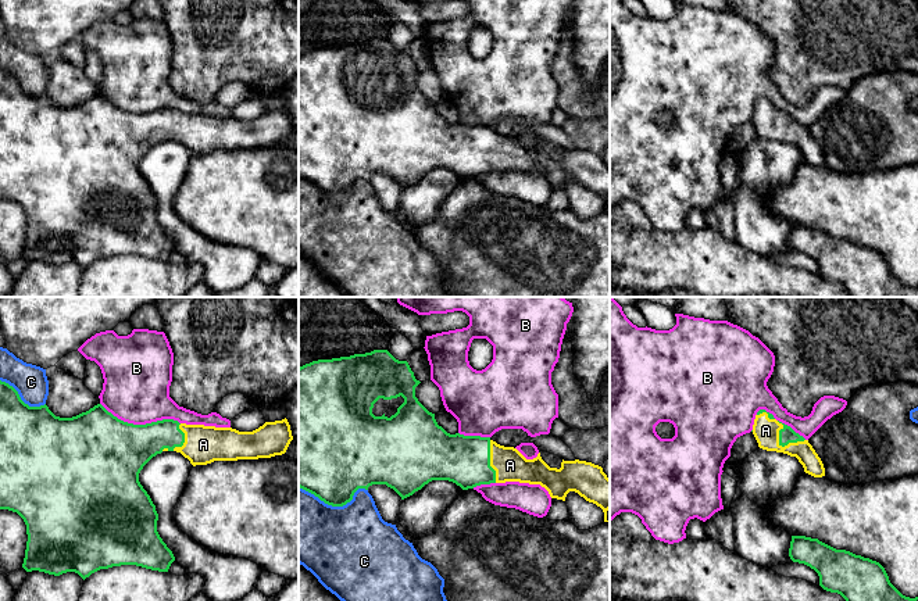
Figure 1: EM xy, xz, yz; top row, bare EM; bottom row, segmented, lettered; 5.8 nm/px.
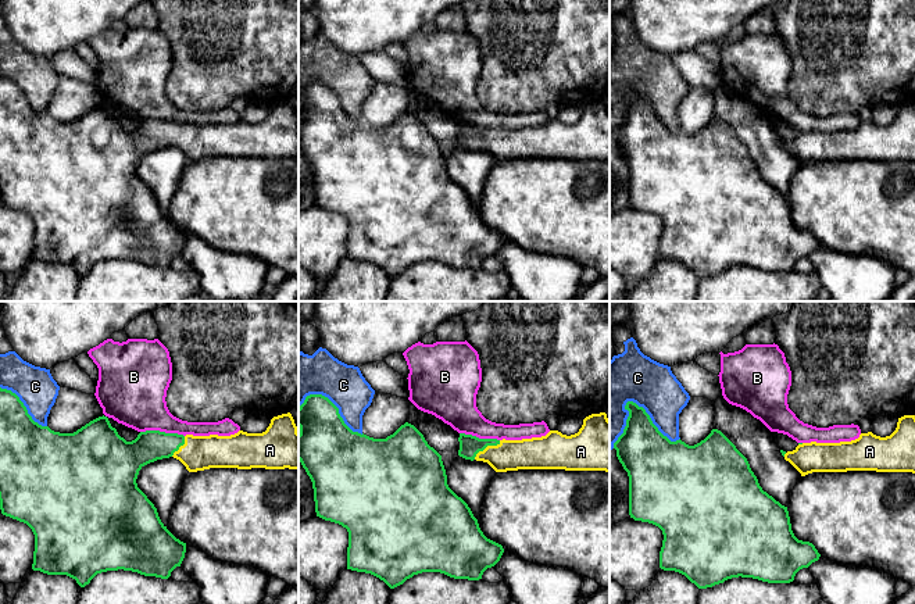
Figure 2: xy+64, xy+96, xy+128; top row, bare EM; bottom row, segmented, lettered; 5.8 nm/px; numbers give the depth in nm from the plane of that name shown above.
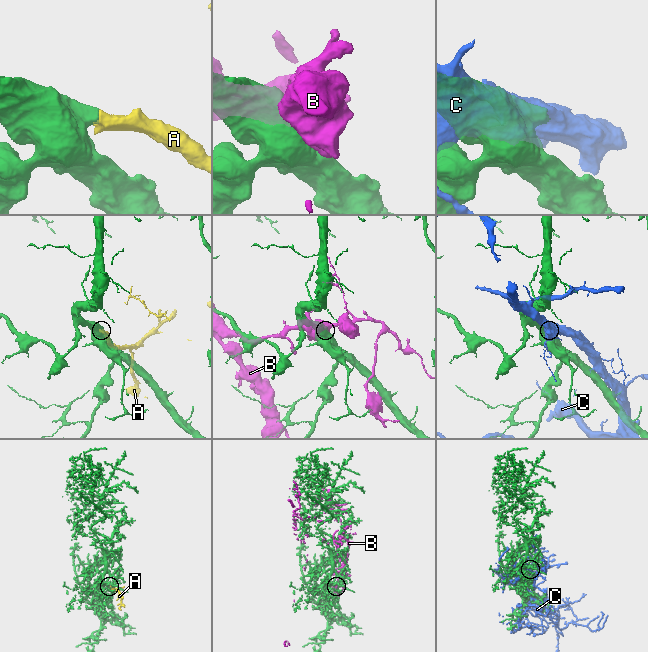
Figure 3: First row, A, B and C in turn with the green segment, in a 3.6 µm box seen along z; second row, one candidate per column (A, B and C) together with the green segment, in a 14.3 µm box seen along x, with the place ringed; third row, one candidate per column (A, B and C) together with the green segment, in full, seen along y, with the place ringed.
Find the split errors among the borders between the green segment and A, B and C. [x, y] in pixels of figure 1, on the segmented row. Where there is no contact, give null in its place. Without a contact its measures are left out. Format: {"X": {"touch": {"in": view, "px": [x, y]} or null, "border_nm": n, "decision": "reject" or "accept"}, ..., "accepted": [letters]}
{"A": {"touch": {"in": "yz", "px": [781, 444]}, "border_nm": 200, "decision": "accept"}, "B": {"touch": {"in": "xy", "px": [140, 425]}, "border_nm": 480, "decision": "reject"}, "C": {"touch": {"in": "xz", "px": [335, 505]}, "border_nm": 400, "decision": "reject"}, "accepted": ["A"]}

